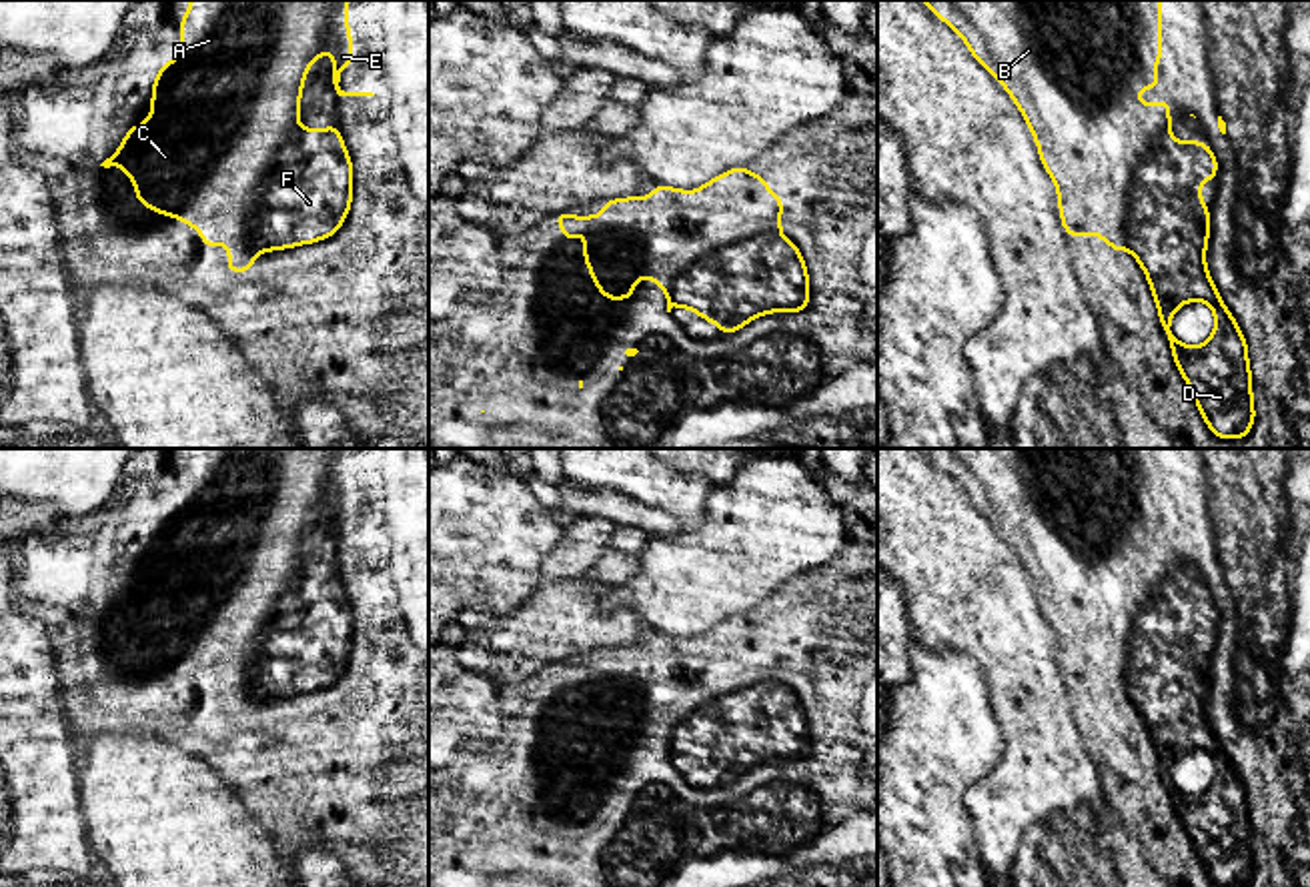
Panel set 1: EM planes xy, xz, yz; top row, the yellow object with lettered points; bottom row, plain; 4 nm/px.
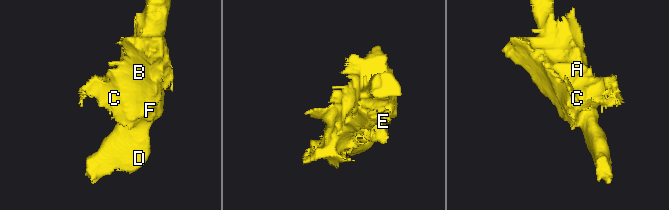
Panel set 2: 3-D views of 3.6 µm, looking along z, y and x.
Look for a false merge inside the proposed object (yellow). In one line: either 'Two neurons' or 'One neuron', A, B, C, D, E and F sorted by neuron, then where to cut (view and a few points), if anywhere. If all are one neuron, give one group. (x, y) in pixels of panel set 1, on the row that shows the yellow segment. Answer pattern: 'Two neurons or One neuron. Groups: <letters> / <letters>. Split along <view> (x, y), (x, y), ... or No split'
Two neurons. Groups: A B C E / D F. Split along xz (778, 233), (758, 233), (704, 255), (674, 285), (672, 305)

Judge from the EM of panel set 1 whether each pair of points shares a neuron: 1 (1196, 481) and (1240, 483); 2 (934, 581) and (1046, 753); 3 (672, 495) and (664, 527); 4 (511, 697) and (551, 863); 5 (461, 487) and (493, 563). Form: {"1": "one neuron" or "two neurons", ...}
{"1": "two neurons", "2": "one neuron", "3": "two neurons", "4": "one neuron", "5": "one neuron"}

